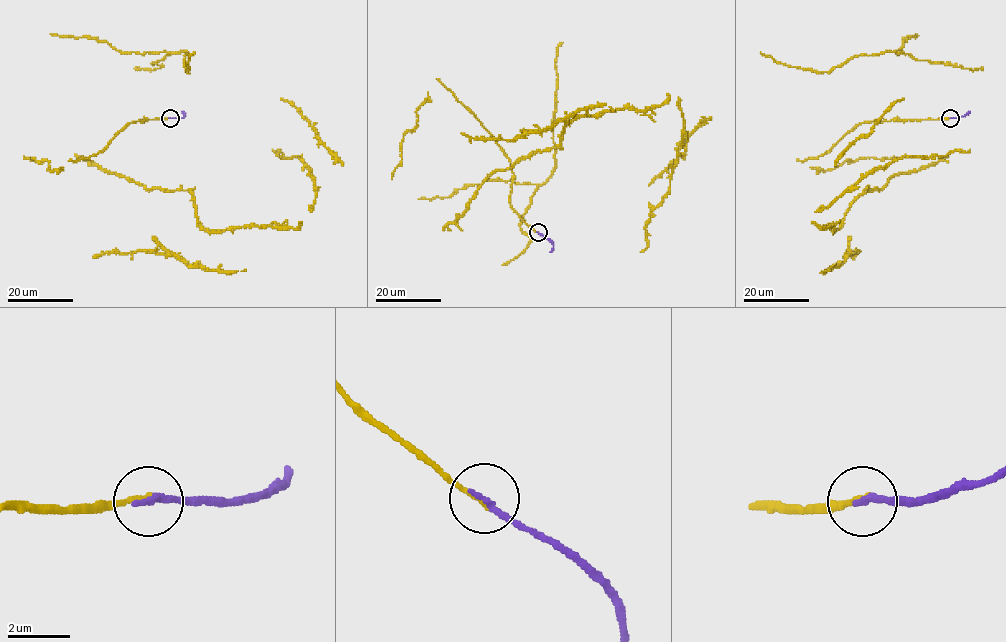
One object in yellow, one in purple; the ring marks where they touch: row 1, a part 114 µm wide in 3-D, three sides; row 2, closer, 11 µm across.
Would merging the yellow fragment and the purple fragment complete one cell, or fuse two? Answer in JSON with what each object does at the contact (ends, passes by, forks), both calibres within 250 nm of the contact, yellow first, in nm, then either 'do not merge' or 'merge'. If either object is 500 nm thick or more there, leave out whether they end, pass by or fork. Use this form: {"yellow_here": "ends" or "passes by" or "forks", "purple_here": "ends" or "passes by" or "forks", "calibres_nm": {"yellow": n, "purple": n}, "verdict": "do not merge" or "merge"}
{"yellow_here": "ends", "purple_here": "ends", "calibres_nm": {"yellow": 190, "purple": 240}, "verdict": "merge"}

